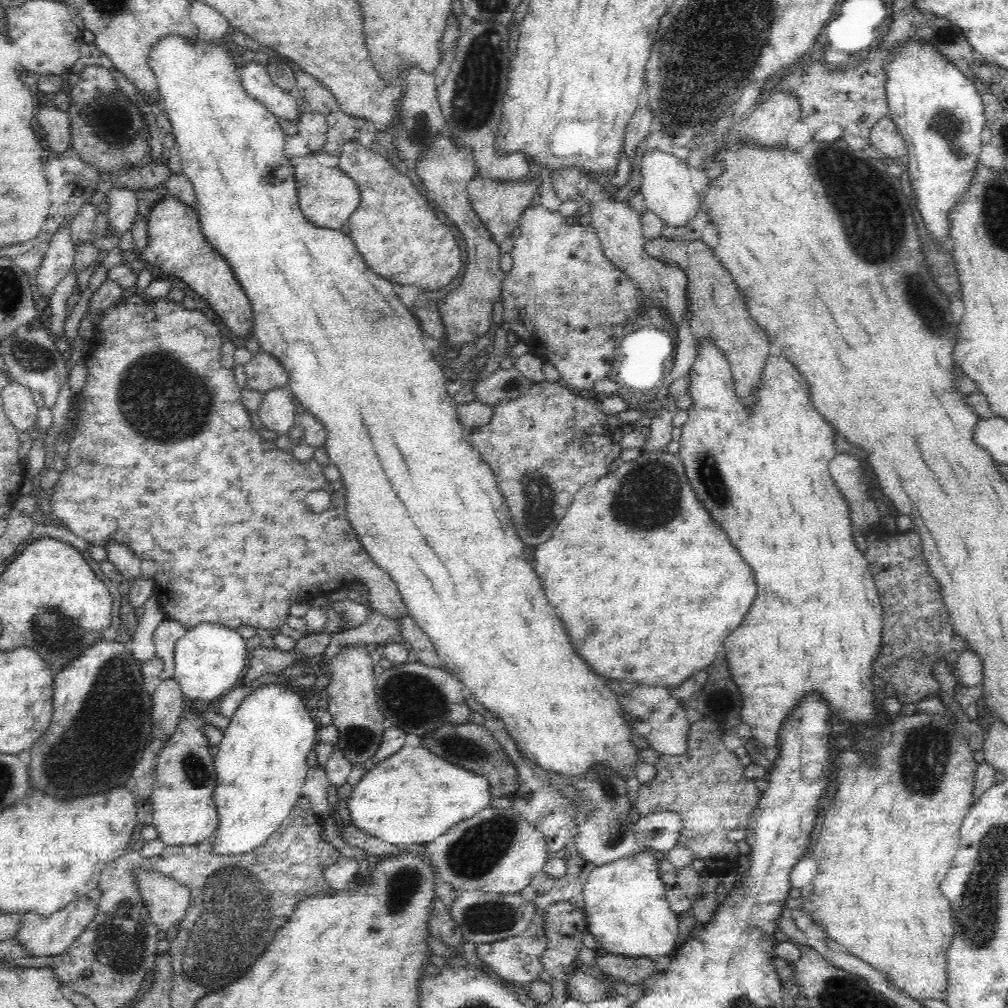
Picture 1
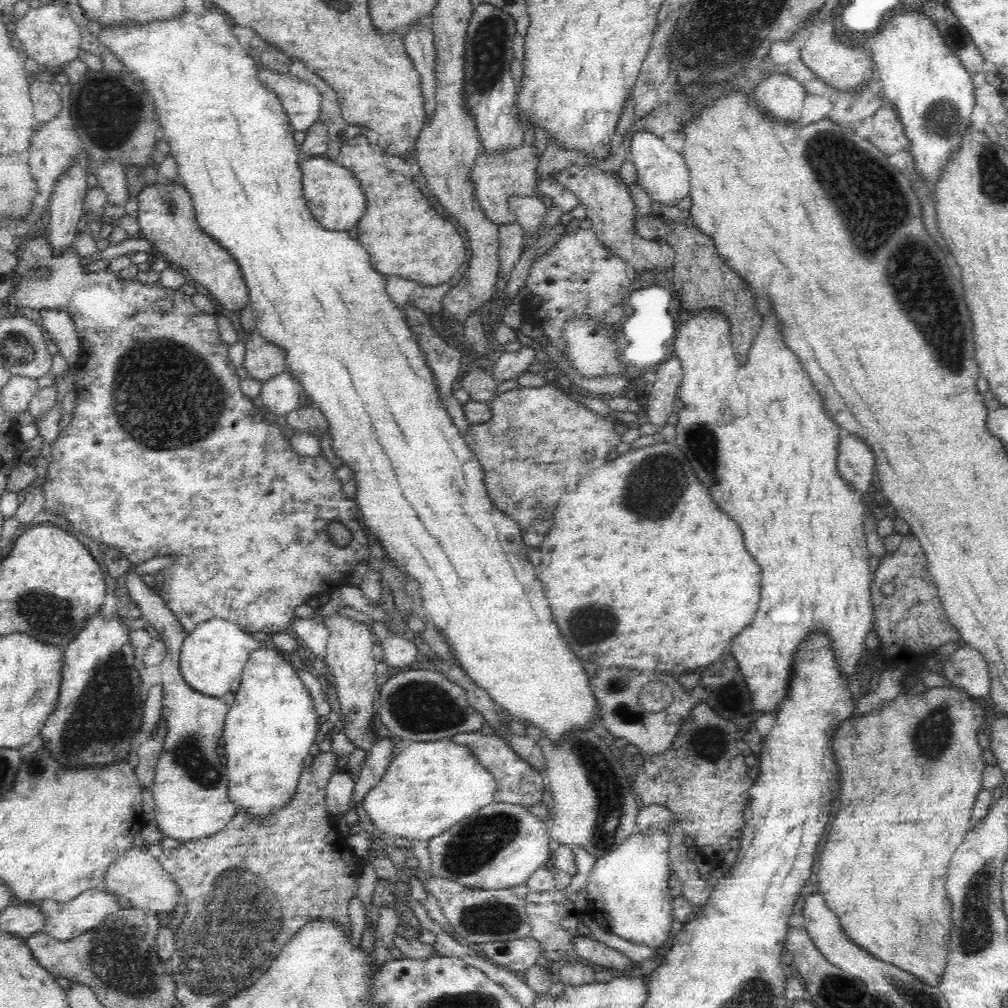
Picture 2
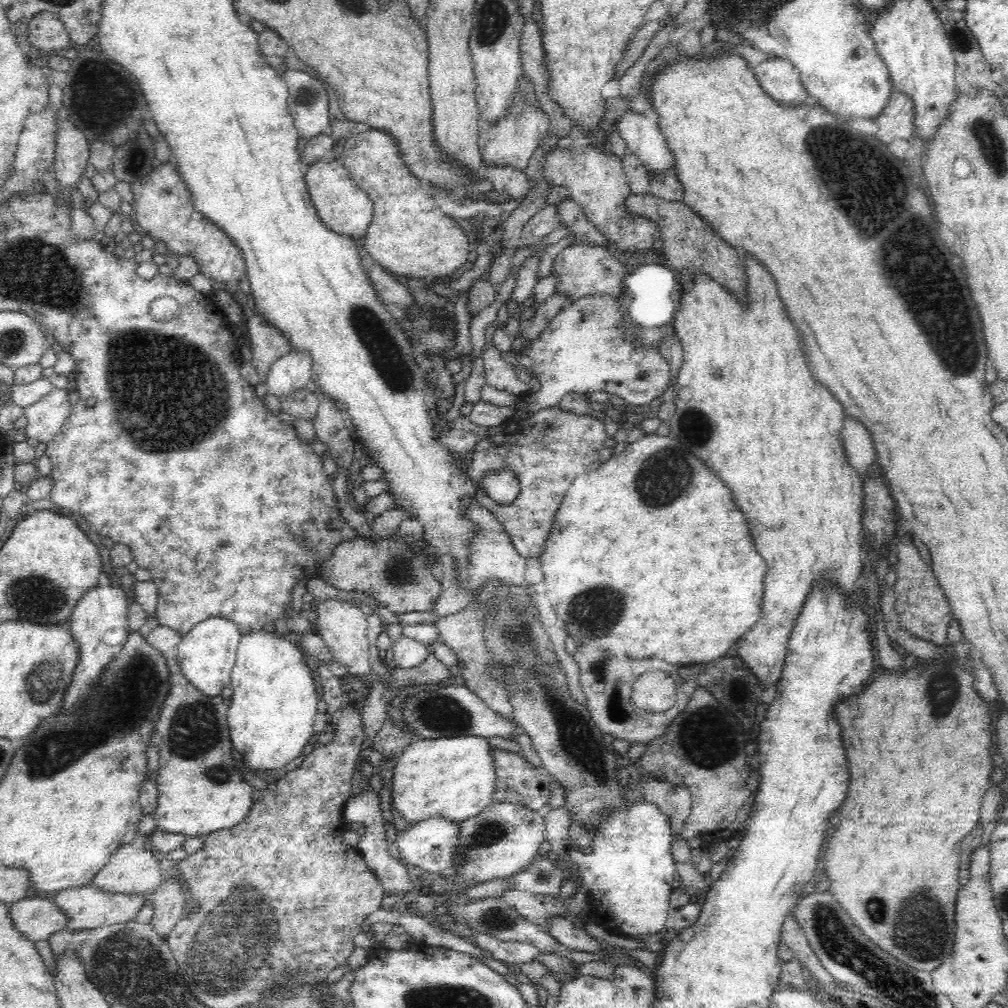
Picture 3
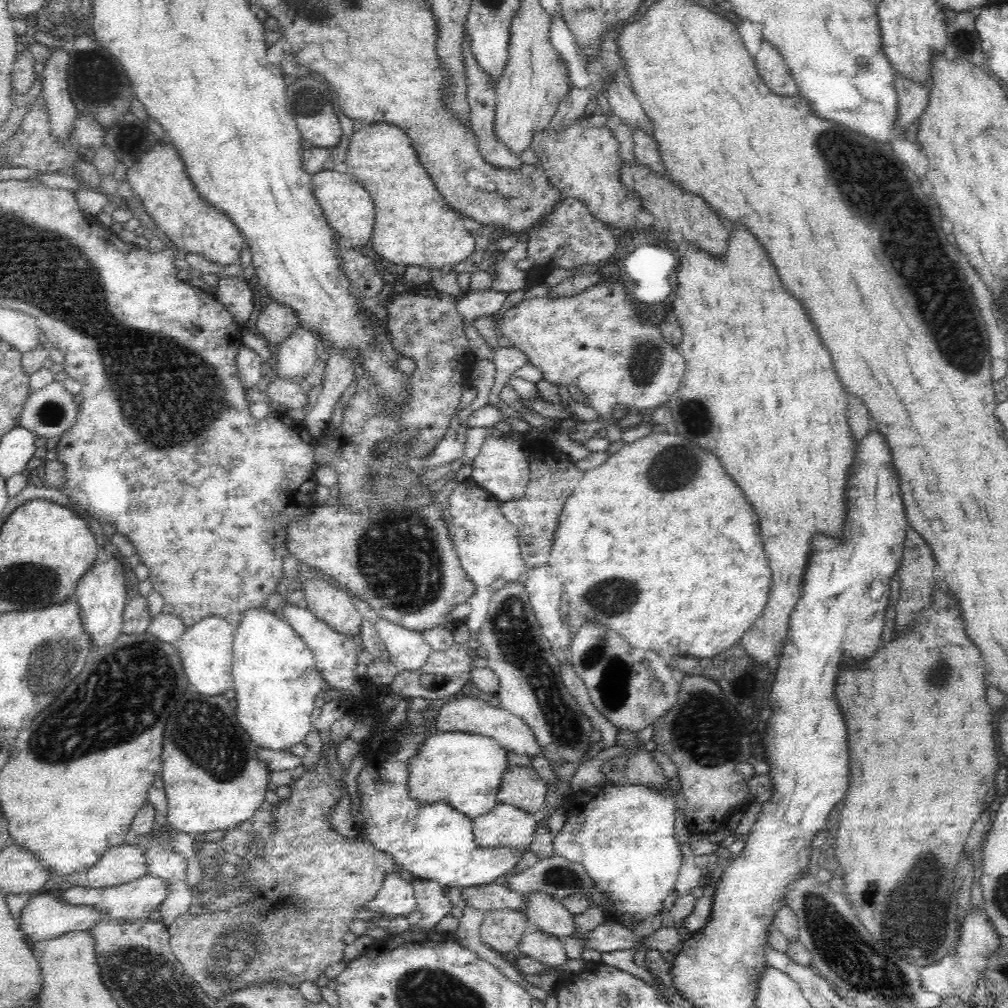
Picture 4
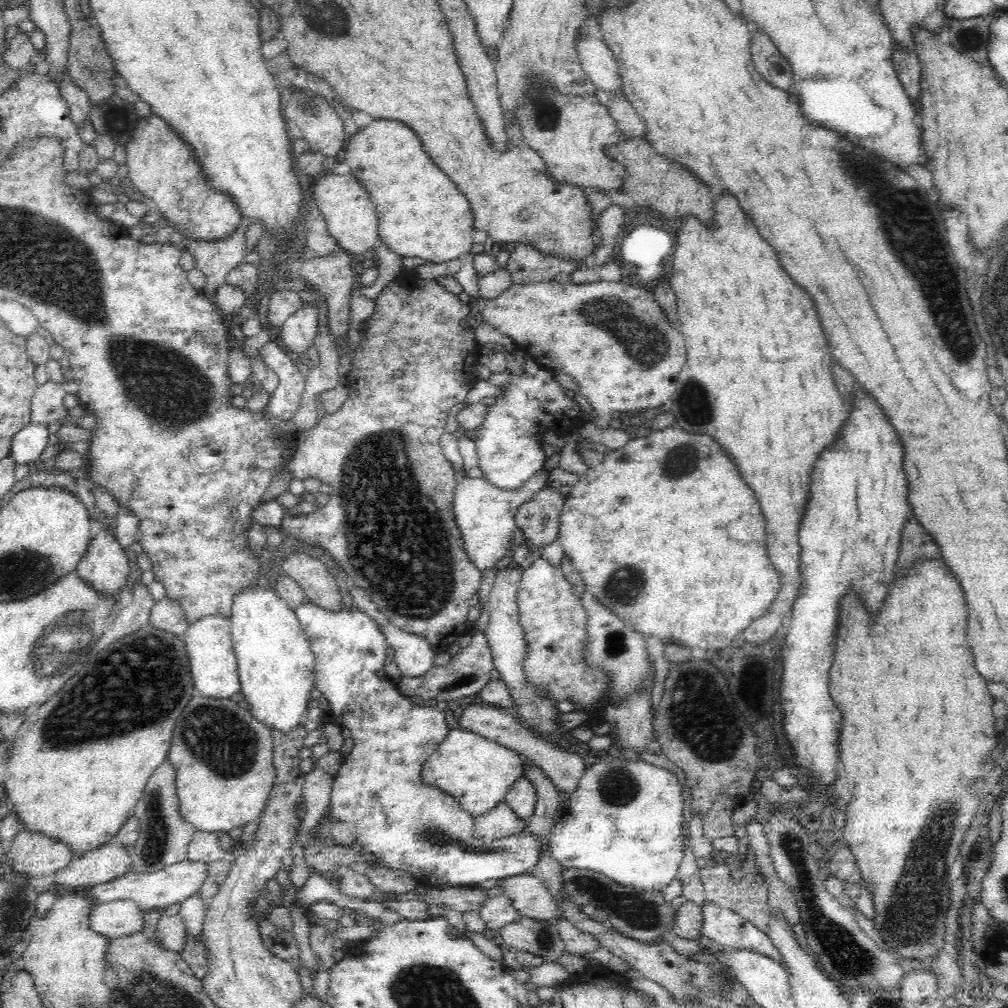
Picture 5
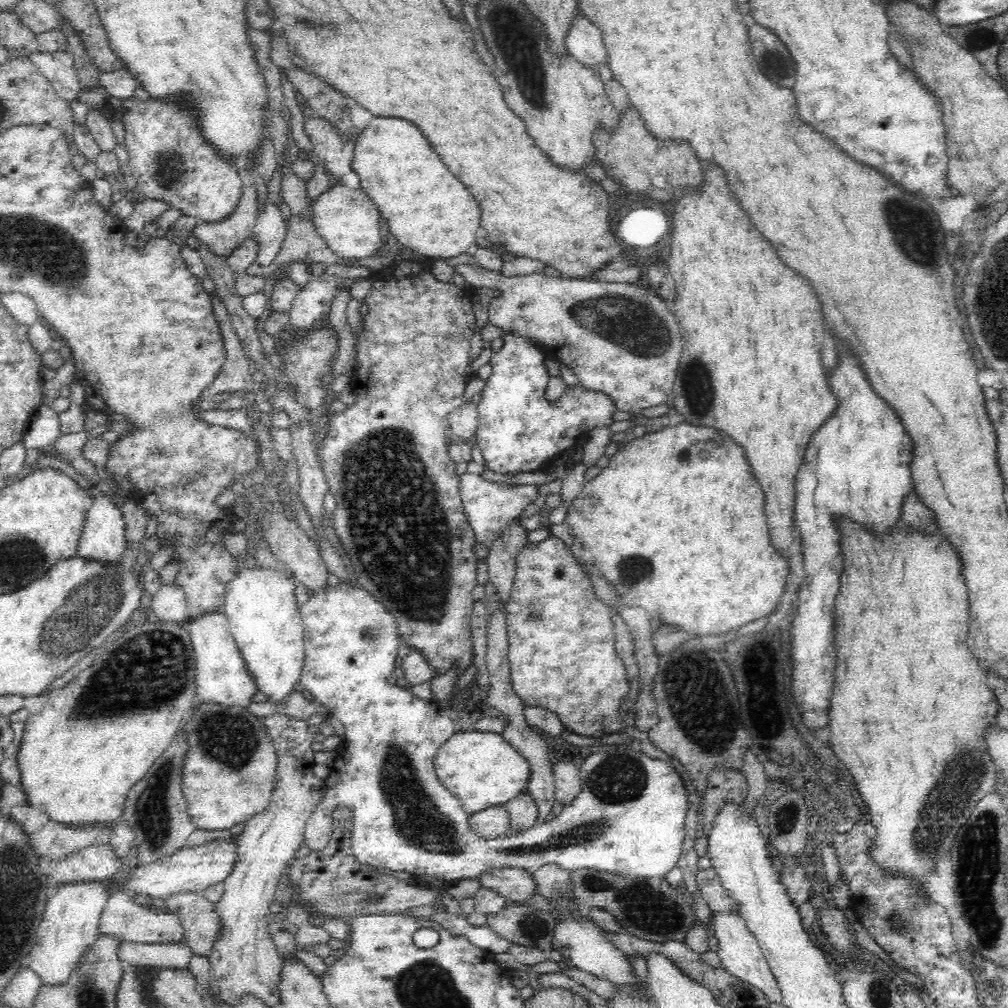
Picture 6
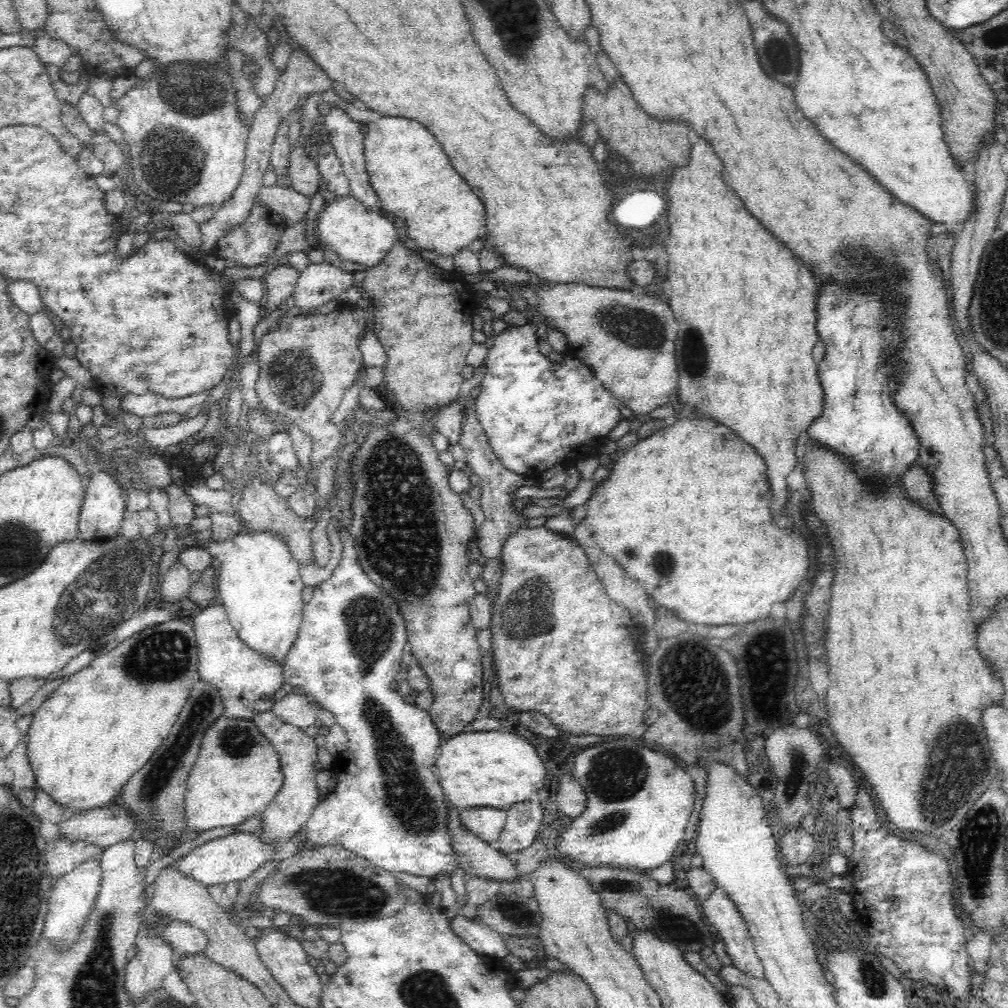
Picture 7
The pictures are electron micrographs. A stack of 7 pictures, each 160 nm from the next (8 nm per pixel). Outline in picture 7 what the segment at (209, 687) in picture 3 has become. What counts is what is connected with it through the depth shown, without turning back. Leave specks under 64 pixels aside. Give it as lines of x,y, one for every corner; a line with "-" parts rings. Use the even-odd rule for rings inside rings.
222,603
202,608
198,614
194,614
191,622
198,645
196,676
212,683
220,691
224,703
223,715
226,718
251,720
255,714
270,711
276,702
274,694
285,683
283,662
246,645
230,624

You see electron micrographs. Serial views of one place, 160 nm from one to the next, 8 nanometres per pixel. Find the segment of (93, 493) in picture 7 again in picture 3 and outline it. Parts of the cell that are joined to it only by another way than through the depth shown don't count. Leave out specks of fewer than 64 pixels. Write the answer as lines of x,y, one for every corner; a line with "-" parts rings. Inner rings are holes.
108,584
108,586
94,585
85,590
77,603
73,606
70,614
70,626
72,635
76,639
76,644
80,647
80,662
76,666
76,678
72,686
68,686
68,698
66,706
72,706
84,690
88,690
88,682
100,674
100,666
104,666
127,641
128,630
128,598
118,584

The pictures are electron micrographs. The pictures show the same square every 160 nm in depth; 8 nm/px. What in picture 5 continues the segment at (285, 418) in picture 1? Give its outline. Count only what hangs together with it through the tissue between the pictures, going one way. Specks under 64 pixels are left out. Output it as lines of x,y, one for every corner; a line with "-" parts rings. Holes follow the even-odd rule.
304,301
281,328
280,335
287,350
304,354
312,346
318,332
318,318
316,304

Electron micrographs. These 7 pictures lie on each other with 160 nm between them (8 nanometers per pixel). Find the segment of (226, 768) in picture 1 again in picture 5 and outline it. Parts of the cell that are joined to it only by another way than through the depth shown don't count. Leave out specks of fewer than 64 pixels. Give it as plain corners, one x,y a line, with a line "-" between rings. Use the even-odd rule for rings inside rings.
258,583
248,588
240,588
240,594
234,595
232,604
232,640
234,640
234,652
238,663
240,692
250,713
266,724
266,726
278,727
283,732
292,730
293,726
303,722
306,716
310,692
313,686
313,654
303,631
302,625
297,619
295,610
286,605
286,600
278,591
271,587
264,588

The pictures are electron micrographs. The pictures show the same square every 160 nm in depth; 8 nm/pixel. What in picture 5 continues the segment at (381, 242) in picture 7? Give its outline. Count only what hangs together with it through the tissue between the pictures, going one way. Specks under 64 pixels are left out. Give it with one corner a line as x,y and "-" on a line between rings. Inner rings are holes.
350,172
345,175
327,173
318,178
313,192
314,204
323,214
325,228
345,254
362,254
374,249
378,243
378,215
372,206
369,193

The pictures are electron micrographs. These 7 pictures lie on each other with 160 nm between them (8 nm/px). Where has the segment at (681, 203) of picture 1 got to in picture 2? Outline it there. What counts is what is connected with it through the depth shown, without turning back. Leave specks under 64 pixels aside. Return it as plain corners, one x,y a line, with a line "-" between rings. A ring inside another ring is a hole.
642,129
630,132
630,159
637,170
640,185
648,191
651,200
660,203
675,203
689,192
689,174
682,155
672,150
656,134

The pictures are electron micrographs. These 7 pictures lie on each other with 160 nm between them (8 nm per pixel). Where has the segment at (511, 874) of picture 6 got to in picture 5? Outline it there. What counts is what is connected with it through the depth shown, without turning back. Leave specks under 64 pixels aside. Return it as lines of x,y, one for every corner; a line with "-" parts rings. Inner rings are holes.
518,874
506,879
500,880
498,886
502,888
503,895
509,898
510,904
517,910
522,917
536,918
540,920
550,920
555,923
555,918
560,915
561,910
555,903
555,898
547,891
544,883
533,874

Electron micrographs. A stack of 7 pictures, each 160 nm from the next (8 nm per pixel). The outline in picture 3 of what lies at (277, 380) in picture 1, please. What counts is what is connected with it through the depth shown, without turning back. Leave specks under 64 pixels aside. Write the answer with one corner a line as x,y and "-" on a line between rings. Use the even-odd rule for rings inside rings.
256,315
248,320
251,361
256,367
258,383
266,383
271,364
292,349
288,337
273,326
264,316

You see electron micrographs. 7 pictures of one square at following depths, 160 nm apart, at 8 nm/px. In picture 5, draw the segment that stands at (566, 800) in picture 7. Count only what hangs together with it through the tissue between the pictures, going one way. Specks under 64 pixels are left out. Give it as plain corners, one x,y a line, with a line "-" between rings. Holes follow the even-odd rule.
470,705
460,714
458,725
460,729
484,736
487,740
496,742
505,748
510,748
520,754
522,758
528,758
534,764
538,764
540,769
544,770
547,778
555,784
558,793
564,792
564,794
571,794
575,792
580,778
584,776
584,772
587,769
584,760
577,754
570,753
560,748
557,744
545,742
530,730
526,730
519,723
512,711
506,711
488,705

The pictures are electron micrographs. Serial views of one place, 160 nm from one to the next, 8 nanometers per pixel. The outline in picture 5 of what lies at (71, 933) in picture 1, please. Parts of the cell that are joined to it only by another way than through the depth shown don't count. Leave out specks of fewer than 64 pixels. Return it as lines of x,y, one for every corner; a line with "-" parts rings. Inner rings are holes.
186,857
180,862
176,862
176,864
166,866
162,870
156,870
156,872
148,872
148,874
129,872
110,882
94,885
90,887
86,896
90,896
94,902
98,903
130,899
138,903
138,906
144,912
152,909
163,910
171,904
184,902
184,900
188,900
190,896
194,896
196,892
199,892
204,880
208,879
210,870
211,864
204,861
204,859
194,859
192,861
192,859

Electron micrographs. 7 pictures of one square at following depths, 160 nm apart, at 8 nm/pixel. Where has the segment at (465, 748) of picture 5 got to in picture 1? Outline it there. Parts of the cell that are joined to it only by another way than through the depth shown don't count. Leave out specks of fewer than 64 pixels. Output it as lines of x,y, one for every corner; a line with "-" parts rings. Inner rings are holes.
404,746
380,765
369,769
352,787
347,798
352,824
370,836
388,844
403,847
406,844
427,845
431,840
448,832
457,822
480,813
493,802
490,785
486,777
462,766
444,760
440,755
424,746

